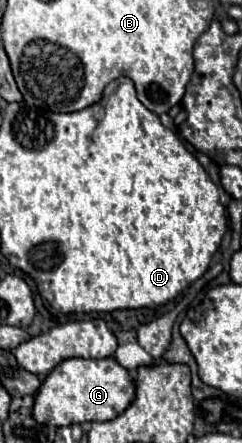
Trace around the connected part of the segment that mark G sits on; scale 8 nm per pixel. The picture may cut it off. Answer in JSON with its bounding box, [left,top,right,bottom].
[32,357,134,427]

